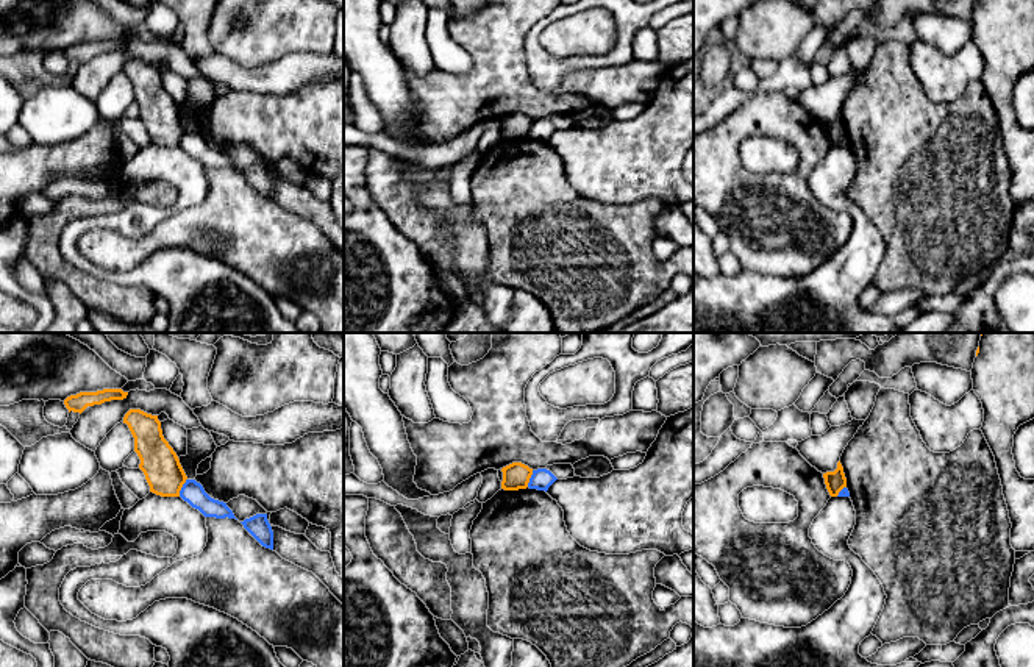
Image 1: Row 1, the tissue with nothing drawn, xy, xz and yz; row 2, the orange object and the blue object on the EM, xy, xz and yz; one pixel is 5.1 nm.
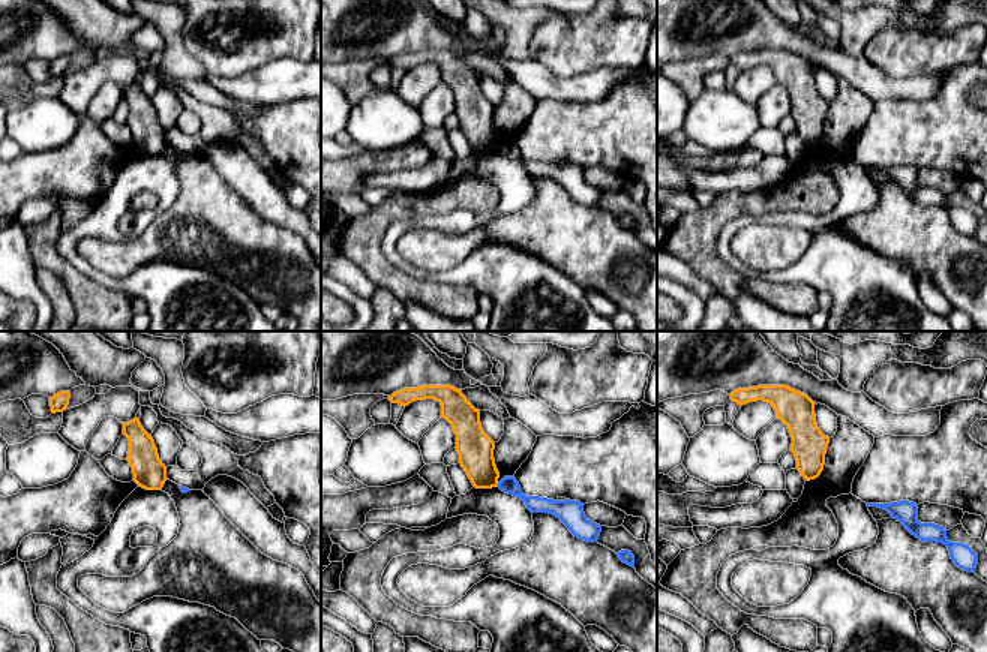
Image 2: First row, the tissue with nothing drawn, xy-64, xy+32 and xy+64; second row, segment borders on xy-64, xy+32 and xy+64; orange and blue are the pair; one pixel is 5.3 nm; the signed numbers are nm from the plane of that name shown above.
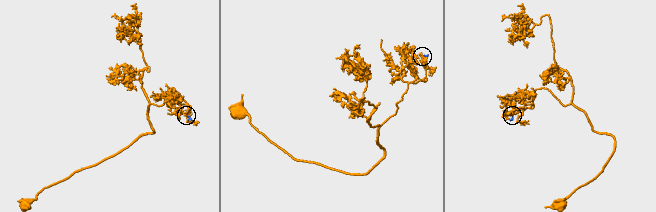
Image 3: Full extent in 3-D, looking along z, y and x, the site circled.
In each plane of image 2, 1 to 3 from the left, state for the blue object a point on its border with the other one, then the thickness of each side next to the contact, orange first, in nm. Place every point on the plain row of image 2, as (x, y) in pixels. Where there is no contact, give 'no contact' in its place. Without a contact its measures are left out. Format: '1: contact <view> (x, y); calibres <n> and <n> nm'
1: no contact
2: contact xy+32 (497, 149); calibres 190 and 90 nm
3: no contact

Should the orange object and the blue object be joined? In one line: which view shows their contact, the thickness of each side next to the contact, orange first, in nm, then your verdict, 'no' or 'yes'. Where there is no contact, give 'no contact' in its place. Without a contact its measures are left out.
contact in xy; calibres 190 and 120 nm; no

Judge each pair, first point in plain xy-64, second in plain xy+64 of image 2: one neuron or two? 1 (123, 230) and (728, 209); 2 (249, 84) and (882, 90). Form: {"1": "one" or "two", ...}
{"1": "two", "2": "one"}

